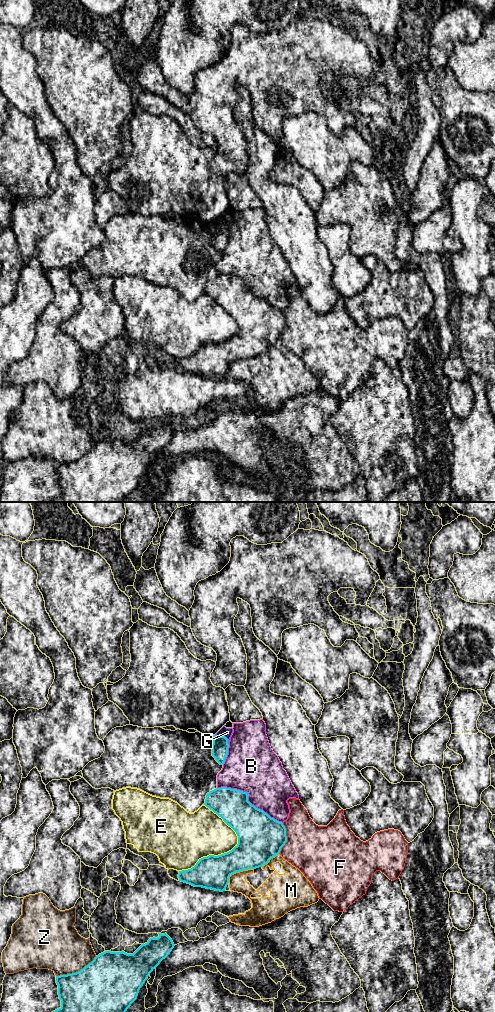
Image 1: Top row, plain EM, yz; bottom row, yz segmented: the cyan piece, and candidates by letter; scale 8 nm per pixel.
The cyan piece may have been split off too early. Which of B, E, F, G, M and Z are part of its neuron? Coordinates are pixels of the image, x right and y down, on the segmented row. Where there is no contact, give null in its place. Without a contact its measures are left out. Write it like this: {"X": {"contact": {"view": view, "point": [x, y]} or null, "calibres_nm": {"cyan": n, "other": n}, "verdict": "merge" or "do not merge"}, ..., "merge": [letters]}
{"B": {"contact": {"view": "yz", "point": [247, 799]}, "calibres_nm": {"cyan": 300, "other": 400}, "verdict": "do not merge"}, "E": {"contact": {"view": "yz", "point": [229, 851]}, "calibres_nm": {"cyan": 340, "other": 360}, "verdict": "do not merge"}, "F": {"contact": {"view": "yz", "point": [286, 838]}, "calibres_nm": {"cyan": 360, "other": 400}, "verdict": "do not merge"}, "G": {"contact": {"view": "yz", "point": [224, 736]}, "calibres_nm": {"cyan": 130, "other": 80}, "verdict": "do not merge"}, "M": {"contact": {"view": "yz", "point": [238, 871]}, "calibres_nm": {"cyan": 300, "other": 140}, "verdict": "do not merge"}, "Z": {"contact": {"view": "yz", "point": [76, 972]}, "calibres_nm": {"cyan": 440, "other": 380}, "verdict": "do not merge"}, "merge": []}

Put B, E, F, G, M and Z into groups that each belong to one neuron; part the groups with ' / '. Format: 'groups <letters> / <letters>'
groups B / E / F / G / M / Z

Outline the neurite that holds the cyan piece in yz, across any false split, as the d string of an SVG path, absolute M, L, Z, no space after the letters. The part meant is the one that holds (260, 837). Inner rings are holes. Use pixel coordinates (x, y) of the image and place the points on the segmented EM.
M227 787L207 793L204 805L236 832L238 844L227 853L203 857L191 869L179 871L179 881L223 892L232 874L262 867L280 853L287 842L285 826L252 805L248 796Z

